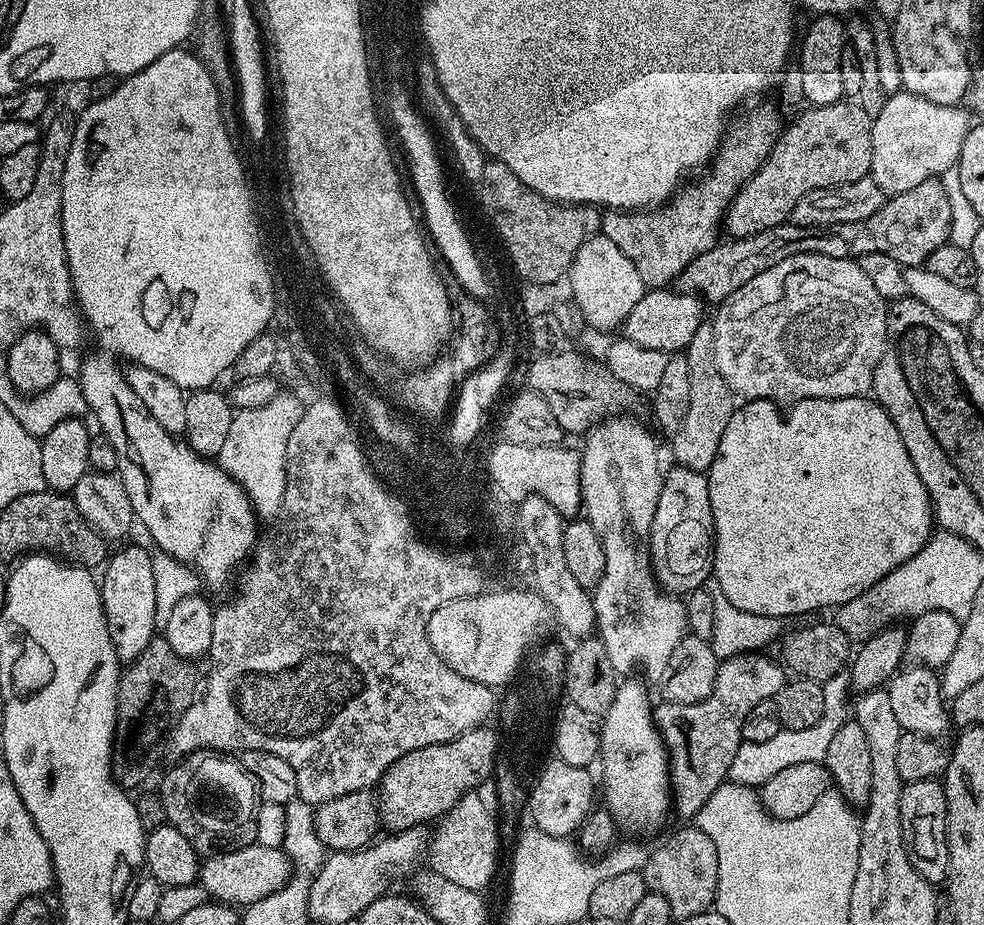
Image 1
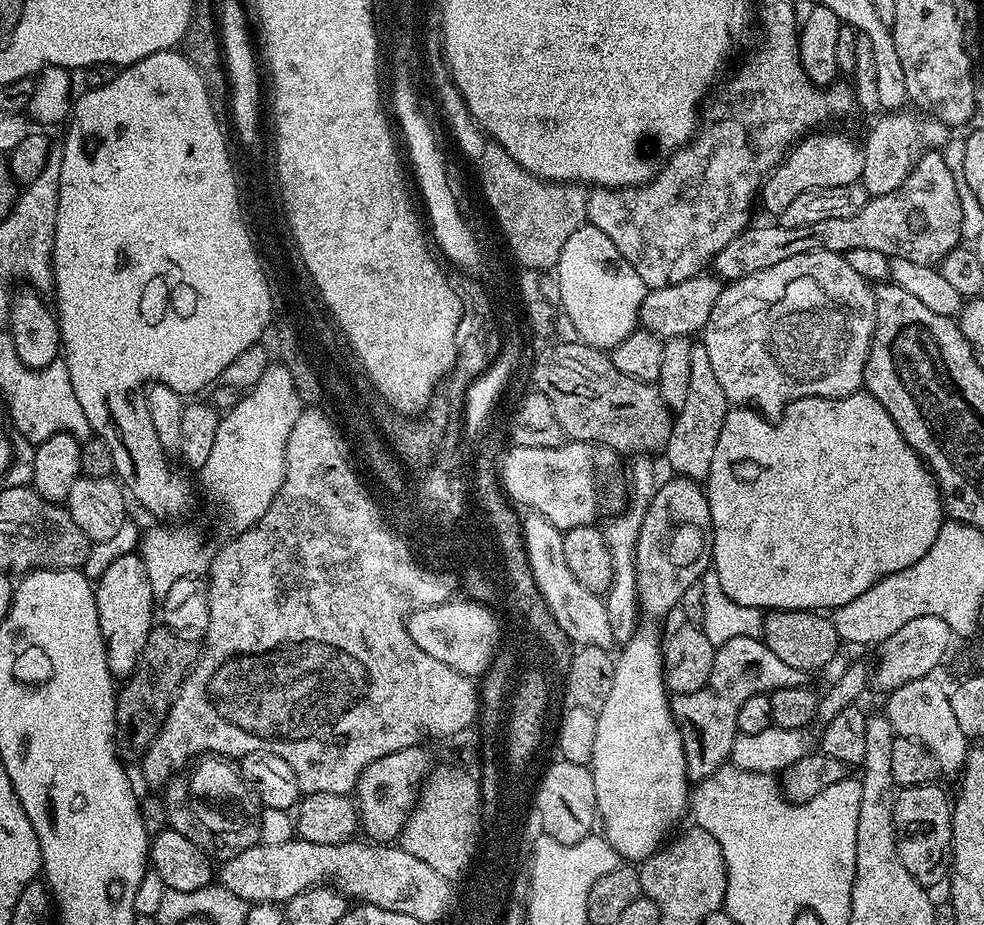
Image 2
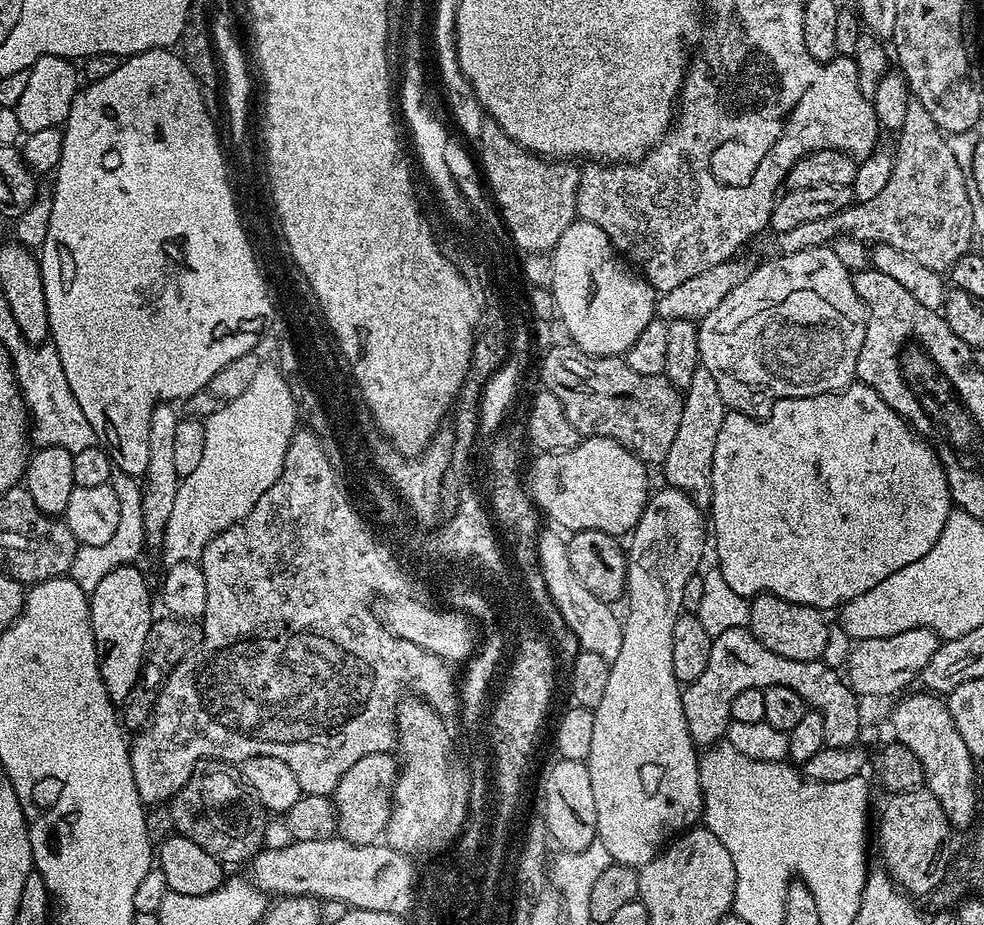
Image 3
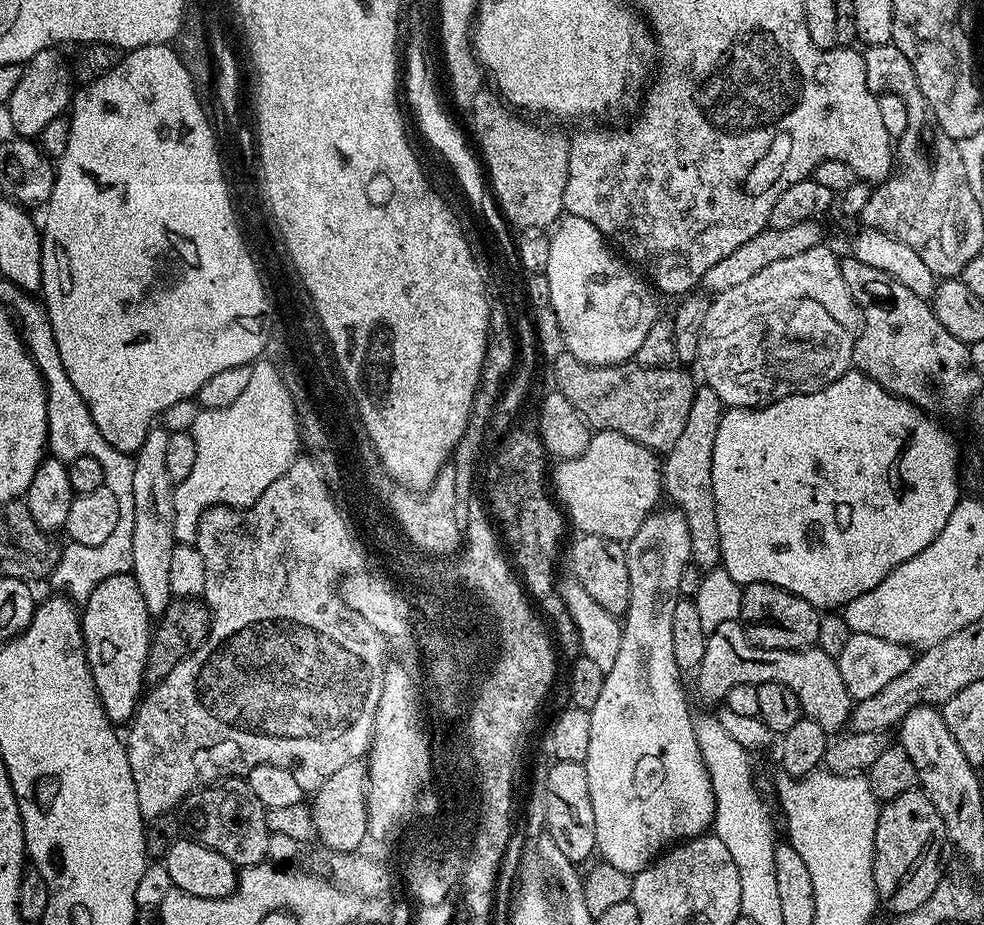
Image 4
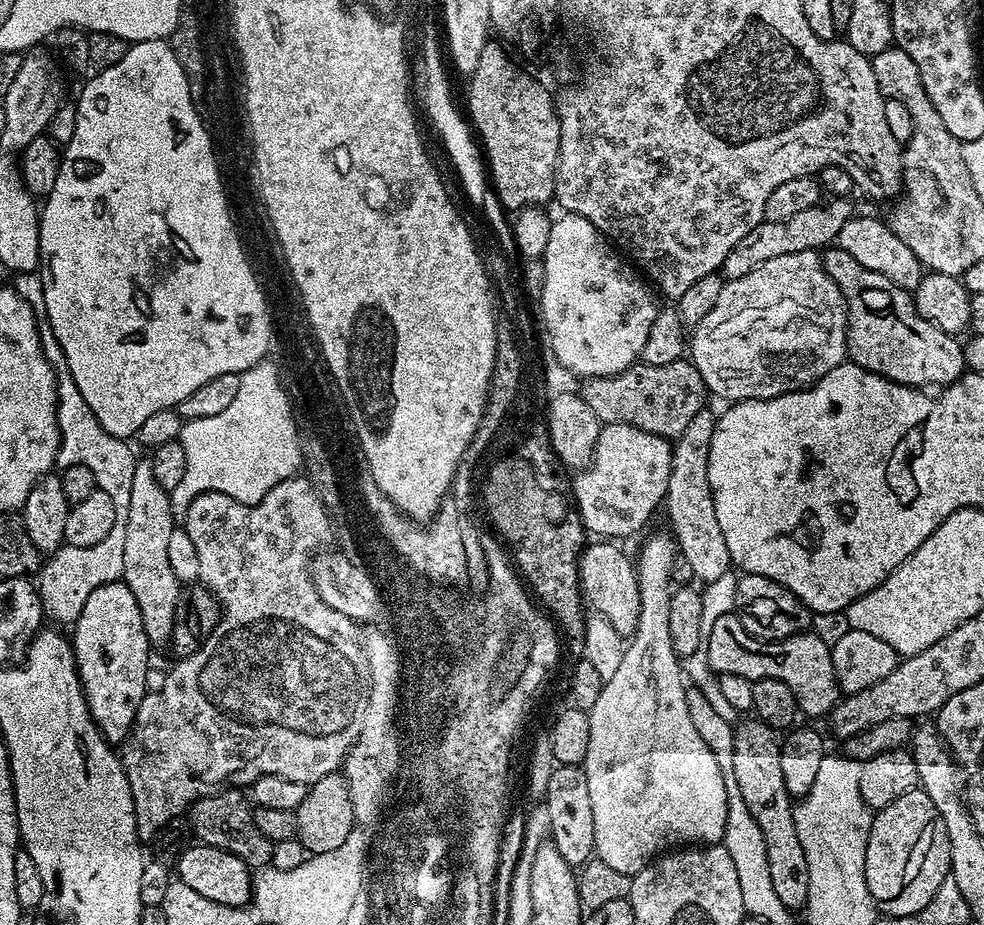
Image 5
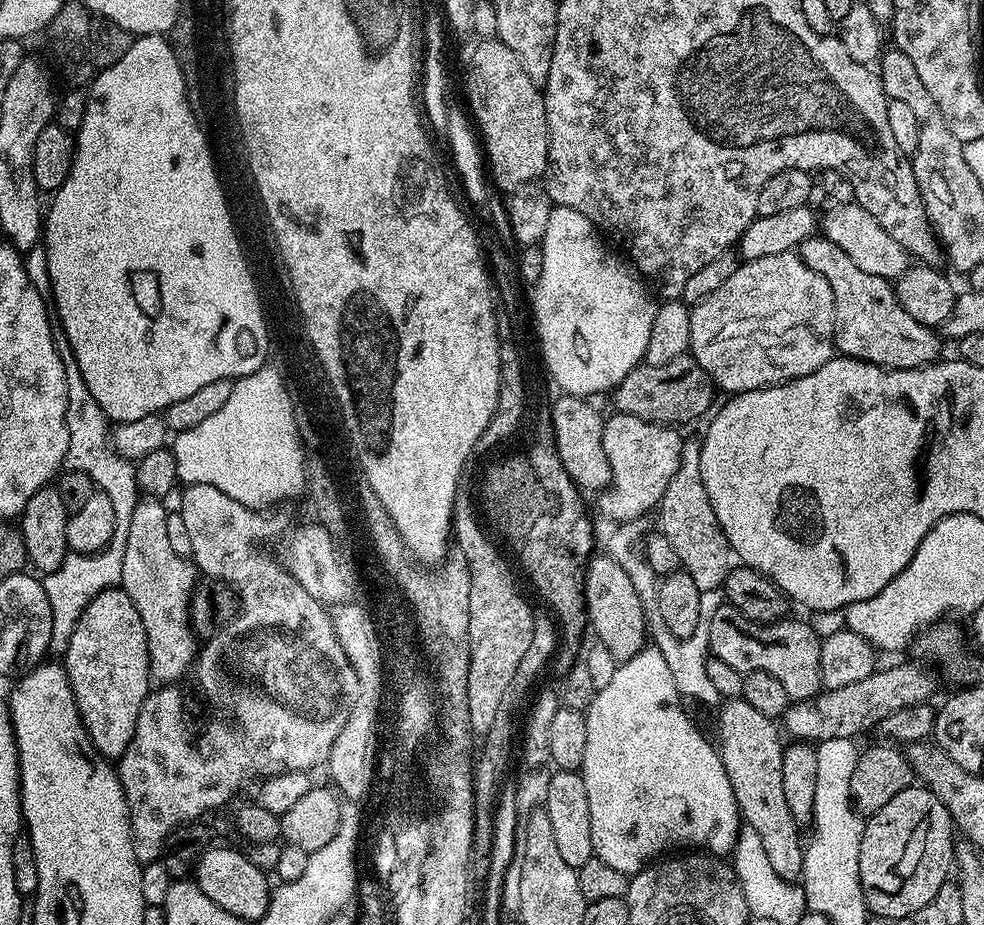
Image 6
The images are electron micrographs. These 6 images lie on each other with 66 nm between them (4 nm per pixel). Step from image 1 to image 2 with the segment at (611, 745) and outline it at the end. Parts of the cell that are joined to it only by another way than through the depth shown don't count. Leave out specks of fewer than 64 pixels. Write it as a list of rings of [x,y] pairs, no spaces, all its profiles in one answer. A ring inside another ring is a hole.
[[[644,622],[621,648],[624,649],[620,656],[618,652],[610,695],[596,713],[598,735],[594,738],[594,754],[590,767],[594,778],[598,820],[602,828],[604,824],[604,839],[610,842],[610,846],[614,846],[623,861],[643,862],[661,848],[669,839],[668,831],[689,811],[690,781],[682,738],[676,728],[676,720],[672,717],[670,693],[664,687],[662,636]]]

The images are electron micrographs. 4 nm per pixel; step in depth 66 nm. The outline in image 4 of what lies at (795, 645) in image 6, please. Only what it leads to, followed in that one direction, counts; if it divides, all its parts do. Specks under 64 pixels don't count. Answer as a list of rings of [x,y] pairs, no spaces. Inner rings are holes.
[[[735,620],[723,621],[708,633],[706,654],[702,654],[702,662],[694,679],[701,698],[717,700],[716,702],[723,701],[724,695],[734,686],[782,682],[782,686],[790,686],[790,690],[794,690],[801,713],[807,719],[818,722],[818,726],[822,726],[822,730],[829,734],[839,733],[849,723],[854,707],[852,695],[846,690],[846,682],[842,682],[836,657],[824,653],[817,646],[762,649],[750,642],[745,625]]]

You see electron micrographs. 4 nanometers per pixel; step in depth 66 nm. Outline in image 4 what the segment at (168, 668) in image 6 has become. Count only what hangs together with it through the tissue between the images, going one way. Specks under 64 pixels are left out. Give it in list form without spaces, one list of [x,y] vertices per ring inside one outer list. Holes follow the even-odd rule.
[[[153,426],[146,434],[146,442],[142,442],[140,451],[134,459],[134,550],[132,551],[132,571],[130,575],[138,582],[138,590],[142,590],[142,598],[146,598],[146,606],[153,617],[158,618],[168,608],[173,599],[170,590],[170,554],[178,533],[174,530],[174,481],[166,472],[166,442],[169,433],[163,427]]]

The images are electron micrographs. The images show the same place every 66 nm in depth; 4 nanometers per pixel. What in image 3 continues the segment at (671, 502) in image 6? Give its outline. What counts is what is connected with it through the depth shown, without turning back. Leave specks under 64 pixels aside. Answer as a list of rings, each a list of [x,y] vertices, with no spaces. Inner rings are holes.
[[[702,366],[694,374],[690,386],[683,389],[682,395],[682,422],[678,422],[678,435],[670,445],[670,454],[666,454],[662,471],[668,479],[665,480],[667,487],[680,488],[692,497],[700,509],[708,510],[712,507],[714,442],[718,442],[718,430],[722,430],[726,409],[722,394],[718,394],[718,382],[714,382],[714,378],[710,378],[710,370]]]

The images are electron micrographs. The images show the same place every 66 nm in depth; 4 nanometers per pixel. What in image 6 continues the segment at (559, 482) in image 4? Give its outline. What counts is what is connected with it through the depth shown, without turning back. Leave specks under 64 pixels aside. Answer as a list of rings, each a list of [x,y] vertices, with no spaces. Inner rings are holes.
[[[616,412],[604,421],[602,446],[612,471],[611,485],[599,493],[600,512],[608,522],[627,522],[651,513],[659,505],[674,470],[680,465],[680,455],[686,443],[675,427],[655,424],[634,414]]]

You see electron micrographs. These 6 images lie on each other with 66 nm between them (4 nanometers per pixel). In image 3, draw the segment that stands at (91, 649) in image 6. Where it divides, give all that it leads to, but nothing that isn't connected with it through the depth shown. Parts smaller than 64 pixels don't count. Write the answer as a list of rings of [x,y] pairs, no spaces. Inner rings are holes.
[[[124,564],[121,568],[110,570],[110,574],[106,574],[106,578],[98,582],[98,586],[94,586],[88,598],[90,622],[98,654],[98,670],[114,702],[127,701],[141,683],[146,634],[150,634],[154,619],[148,580],[138,569],[136,564]]]

